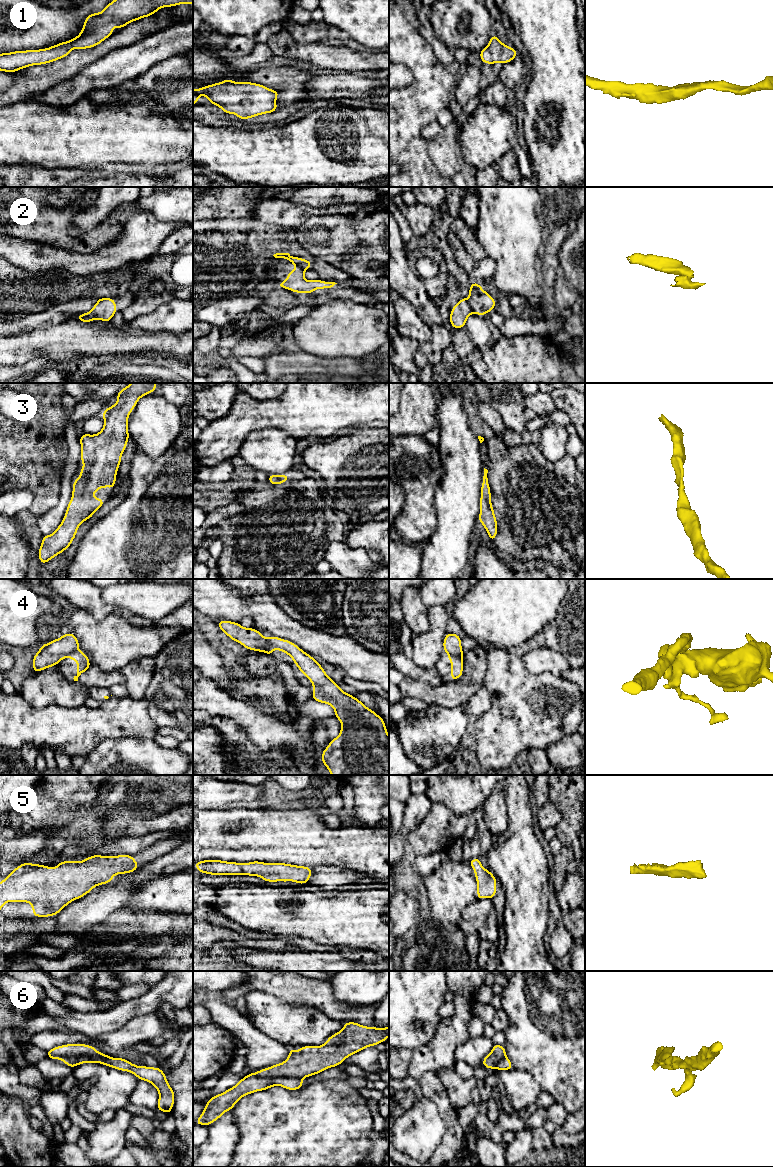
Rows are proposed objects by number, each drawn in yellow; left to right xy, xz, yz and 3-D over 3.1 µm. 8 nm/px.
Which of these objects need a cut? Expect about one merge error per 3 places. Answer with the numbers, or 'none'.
2, 4

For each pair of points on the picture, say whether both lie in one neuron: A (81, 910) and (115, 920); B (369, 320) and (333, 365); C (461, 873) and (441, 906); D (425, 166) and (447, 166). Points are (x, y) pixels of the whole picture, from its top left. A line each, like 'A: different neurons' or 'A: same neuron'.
A: different neurons
B: different neurons
C: same neuron
D: different neurons

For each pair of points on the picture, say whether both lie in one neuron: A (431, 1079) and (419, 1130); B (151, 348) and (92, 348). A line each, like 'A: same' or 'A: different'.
A: different
B: same

